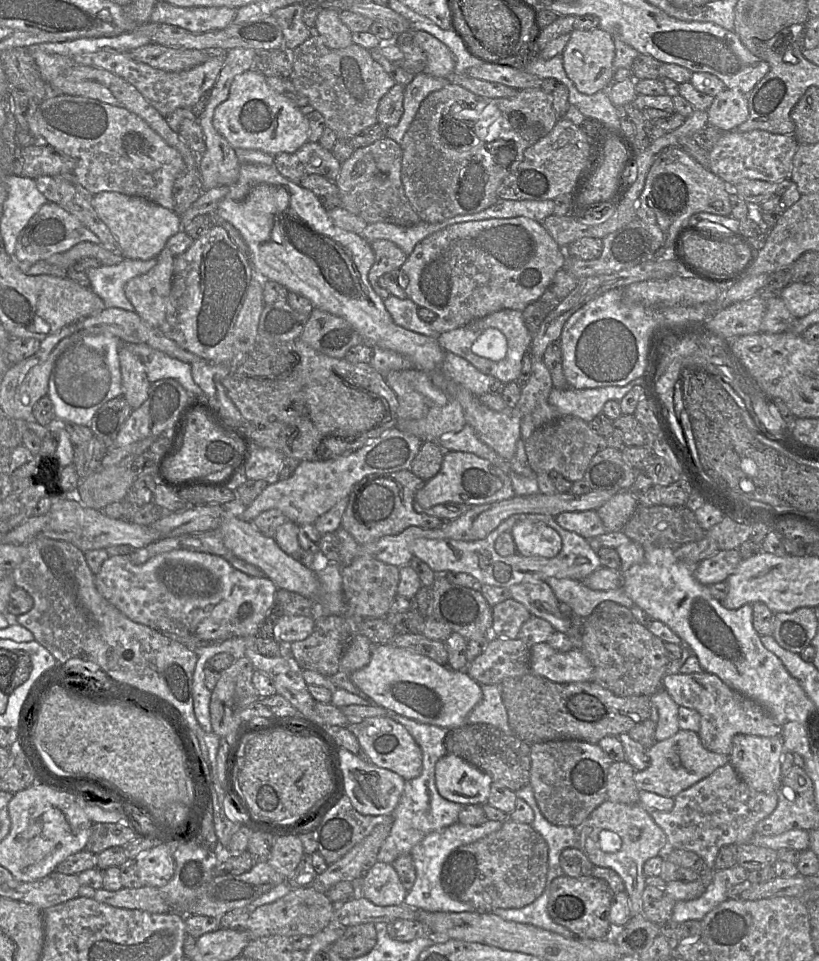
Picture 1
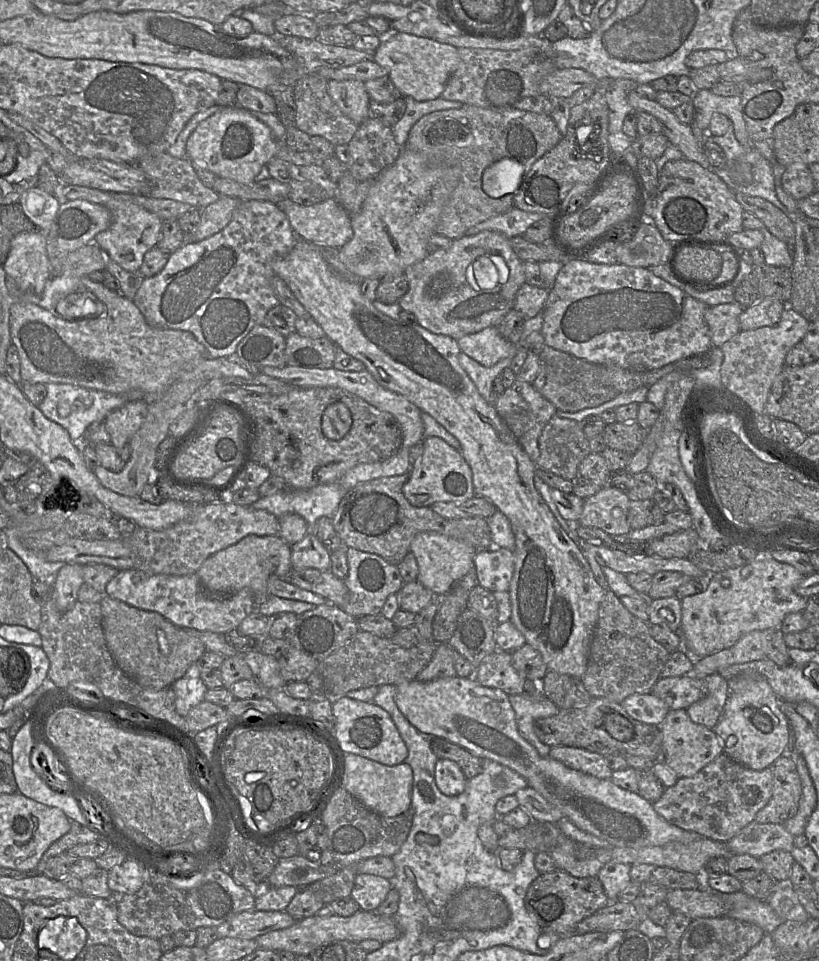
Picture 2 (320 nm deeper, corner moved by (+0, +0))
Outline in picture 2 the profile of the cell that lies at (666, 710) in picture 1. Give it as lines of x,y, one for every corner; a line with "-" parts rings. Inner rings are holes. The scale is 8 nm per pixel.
632,694
620,703
635,720
660,726
670,708
662,699
653,694

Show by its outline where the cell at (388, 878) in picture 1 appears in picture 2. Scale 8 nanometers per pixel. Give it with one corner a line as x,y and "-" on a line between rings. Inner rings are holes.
357,874
350,897
362,911
375,911
392,889
390,881
372,874

